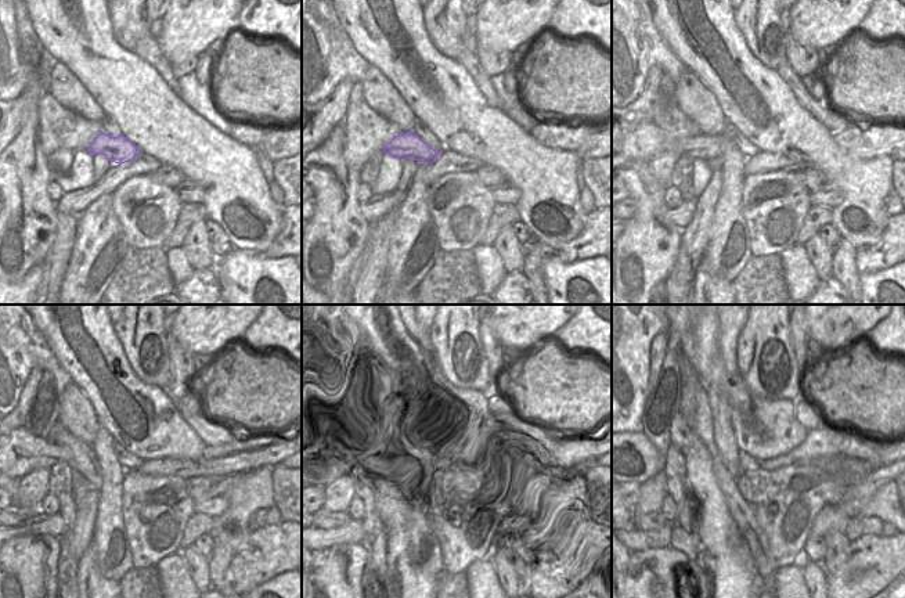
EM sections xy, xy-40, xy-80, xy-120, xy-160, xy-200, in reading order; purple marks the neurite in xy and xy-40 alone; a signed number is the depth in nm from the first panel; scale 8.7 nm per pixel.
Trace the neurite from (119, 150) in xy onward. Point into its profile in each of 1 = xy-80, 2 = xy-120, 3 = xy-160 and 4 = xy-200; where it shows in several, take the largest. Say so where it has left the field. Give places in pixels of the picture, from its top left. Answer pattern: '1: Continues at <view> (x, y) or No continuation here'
1: Continues at xy-80 (646, 141)
2: Continues at xy-120 (20, 453)
3: Continues at xy-160 (330, 456)
4: Continues at xy-200 (640, 460).

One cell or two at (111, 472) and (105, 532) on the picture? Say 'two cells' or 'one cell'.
one cell

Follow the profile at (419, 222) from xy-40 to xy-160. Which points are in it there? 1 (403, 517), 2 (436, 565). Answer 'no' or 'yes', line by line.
1: no
2: yes

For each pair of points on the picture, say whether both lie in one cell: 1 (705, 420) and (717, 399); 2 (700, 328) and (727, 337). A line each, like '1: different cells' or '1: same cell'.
1: different cells
2: different cells

